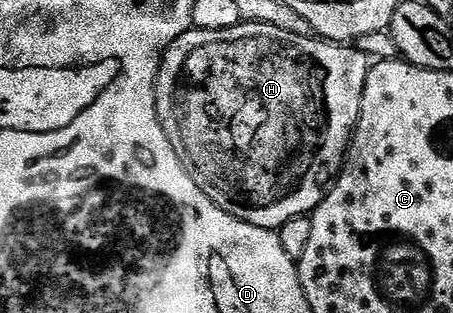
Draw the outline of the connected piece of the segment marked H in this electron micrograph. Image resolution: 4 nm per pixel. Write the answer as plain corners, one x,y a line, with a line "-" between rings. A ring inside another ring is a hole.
243,21
232,29
219,31
191,29
185,31
168,48
162,57
162,66
158,68
158,88
156,89
158,120
168,141
172,141
172,149
176,149
176,157
180,157
180,165
217,207
248,225
277,231
288,221
301,215
309,216
315,211
321,205
328,188
338,178
346,161
354,129
358,125
362,94
371,66
370,56
358,50
357,46
332,43
321,37
288,33
284,29
276,29
276,25

